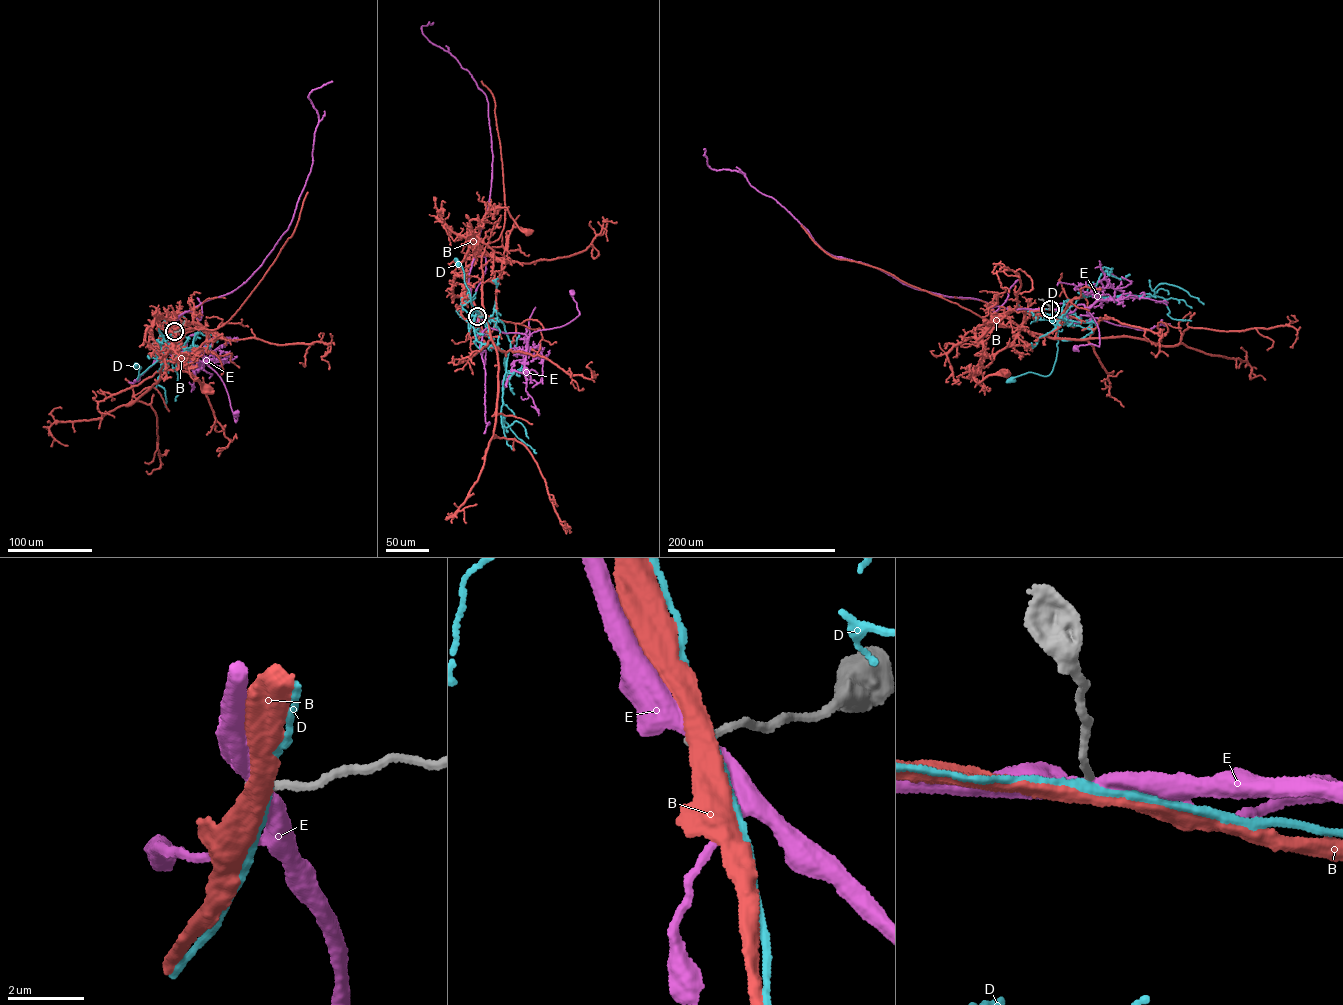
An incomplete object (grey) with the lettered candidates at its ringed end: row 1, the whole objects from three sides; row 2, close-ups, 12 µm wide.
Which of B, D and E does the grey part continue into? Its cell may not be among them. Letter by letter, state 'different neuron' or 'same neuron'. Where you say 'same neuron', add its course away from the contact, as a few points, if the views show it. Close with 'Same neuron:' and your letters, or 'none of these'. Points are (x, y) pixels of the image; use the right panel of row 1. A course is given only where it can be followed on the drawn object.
B: different neuron
D: different neuron
E: different neuron
Same neuron: none of these

